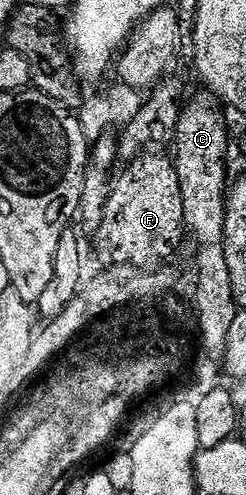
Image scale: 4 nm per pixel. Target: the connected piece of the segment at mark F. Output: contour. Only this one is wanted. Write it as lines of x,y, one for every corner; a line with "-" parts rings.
143,151
125,165
122,173
117,173
110,189
110,197
102,215
102,221
92,240
102,256
111,256
114,262
146,262
153,248
174,244
184,236
184,198
181,197
180,178
177,176
175,161
162,152

